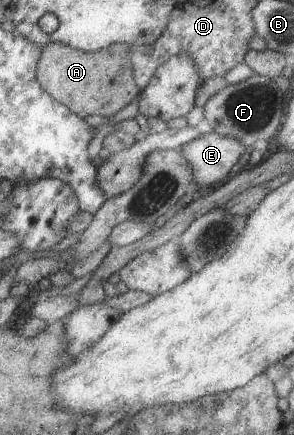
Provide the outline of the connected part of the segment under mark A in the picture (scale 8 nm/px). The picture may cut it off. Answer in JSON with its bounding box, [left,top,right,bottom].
[37,42,139,119]

